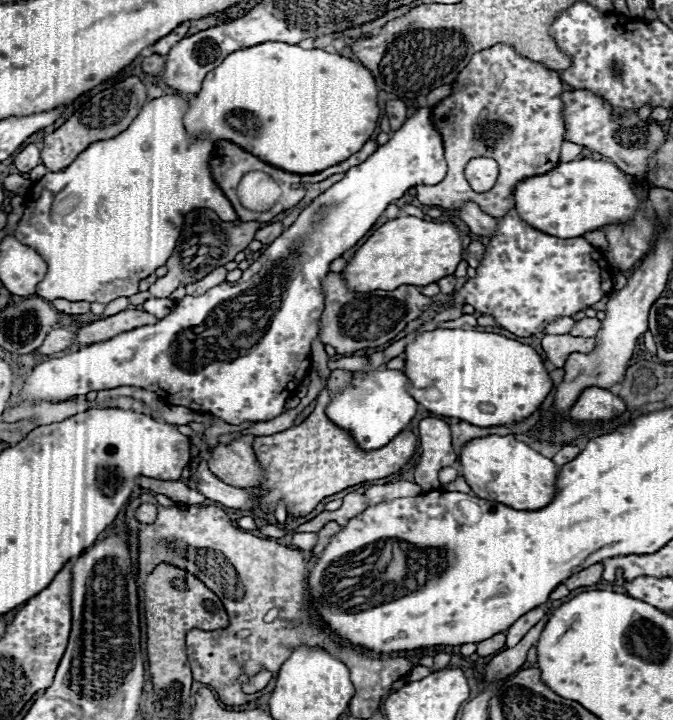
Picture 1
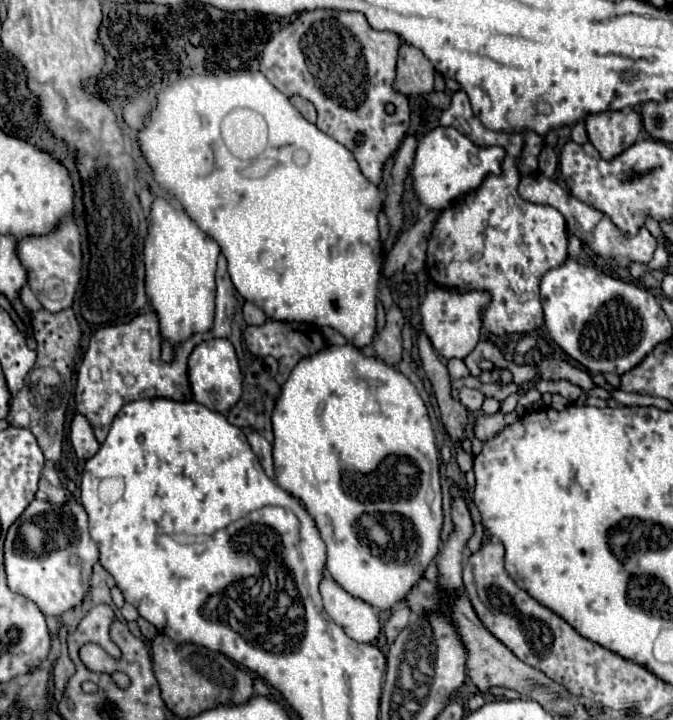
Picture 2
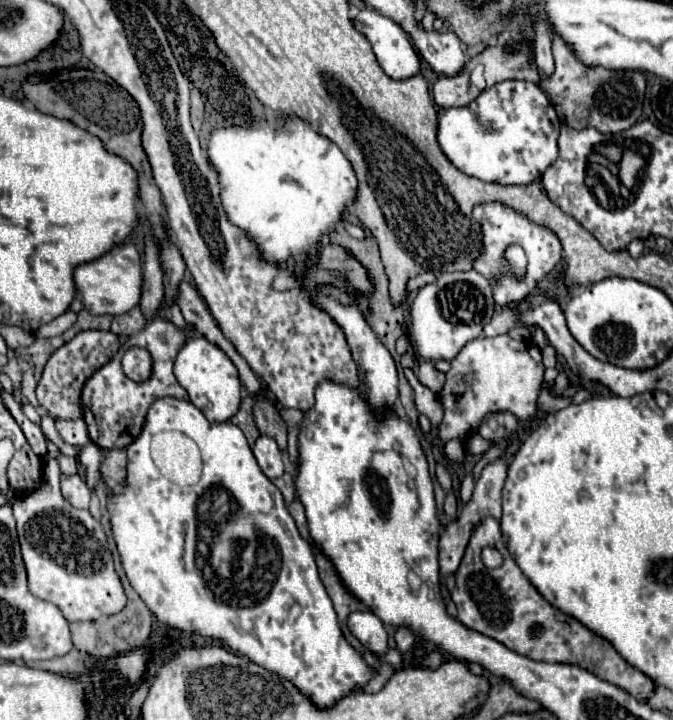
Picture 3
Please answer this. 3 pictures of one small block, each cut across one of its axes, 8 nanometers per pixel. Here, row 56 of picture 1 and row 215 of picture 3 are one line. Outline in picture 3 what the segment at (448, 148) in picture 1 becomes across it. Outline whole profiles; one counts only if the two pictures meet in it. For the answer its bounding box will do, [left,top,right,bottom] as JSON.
[472,202,562,306]

